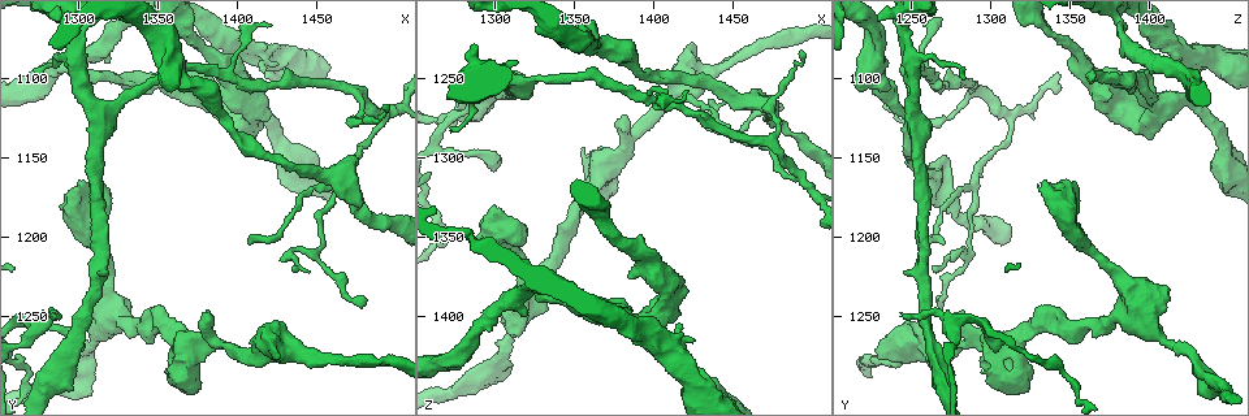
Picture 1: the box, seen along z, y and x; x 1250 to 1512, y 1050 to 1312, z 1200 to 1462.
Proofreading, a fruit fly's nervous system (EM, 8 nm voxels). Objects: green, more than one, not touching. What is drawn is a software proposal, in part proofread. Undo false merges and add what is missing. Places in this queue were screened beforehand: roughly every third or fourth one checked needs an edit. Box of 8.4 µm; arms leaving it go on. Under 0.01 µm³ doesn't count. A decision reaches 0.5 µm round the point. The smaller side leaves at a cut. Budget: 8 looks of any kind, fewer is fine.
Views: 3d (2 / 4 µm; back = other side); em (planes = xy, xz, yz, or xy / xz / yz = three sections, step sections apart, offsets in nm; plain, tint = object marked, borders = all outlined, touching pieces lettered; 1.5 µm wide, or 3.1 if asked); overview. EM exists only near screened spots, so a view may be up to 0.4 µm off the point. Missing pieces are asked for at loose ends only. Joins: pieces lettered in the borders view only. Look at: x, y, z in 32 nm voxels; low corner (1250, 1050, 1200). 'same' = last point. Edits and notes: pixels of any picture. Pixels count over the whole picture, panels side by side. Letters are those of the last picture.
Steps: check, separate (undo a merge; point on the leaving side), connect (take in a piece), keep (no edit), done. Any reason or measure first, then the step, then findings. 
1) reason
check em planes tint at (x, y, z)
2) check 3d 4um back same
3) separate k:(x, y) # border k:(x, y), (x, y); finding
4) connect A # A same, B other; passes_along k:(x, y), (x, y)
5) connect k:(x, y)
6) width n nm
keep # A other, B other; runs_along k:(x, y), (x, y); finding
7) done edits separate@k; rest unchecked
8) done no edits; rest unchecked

calibre changes
check em planes borders at (1310, 1264, 1410)

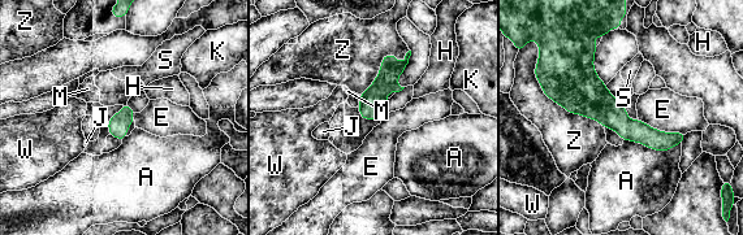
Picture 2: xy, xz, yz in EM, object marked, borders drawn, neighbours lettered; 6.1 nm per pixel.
keep # A other, E other, H other, J other, K other, M other, S other, W other, Z other; border 2:(638, 120), (662, 131), (685, 134); all the same neuron

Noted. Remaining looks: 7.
branch stops here
check 3d 4um at (1304, 1164, 1334)

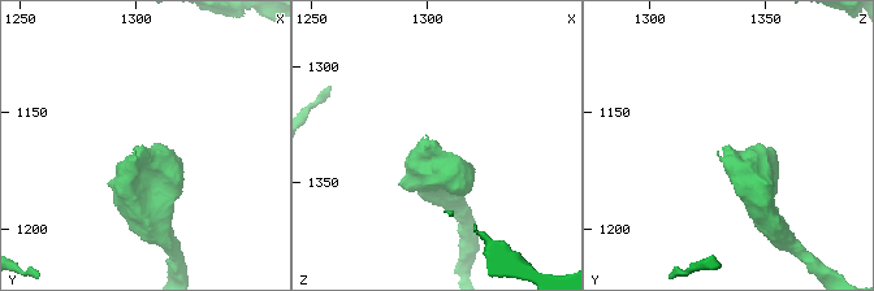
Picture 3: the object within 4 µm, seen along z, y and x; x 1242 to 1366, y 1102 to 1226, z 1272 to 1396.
check em yz step 8 borders at (1302, 1164, 1333)

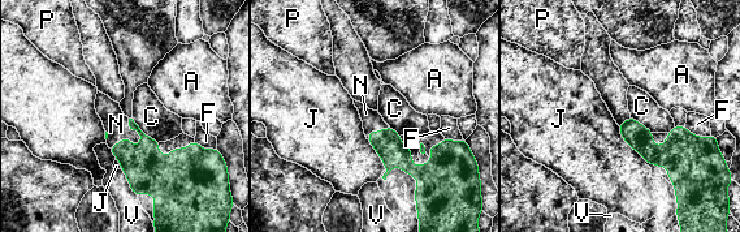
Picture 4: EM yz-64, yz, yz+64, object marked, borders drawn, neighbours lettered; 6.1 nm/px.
connect N # A other, C other, F other, J other, N same, P other, V other; the neuron continues

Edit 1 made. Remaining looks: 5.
check em xy step 4 borders at (1480, 1244, 1266)

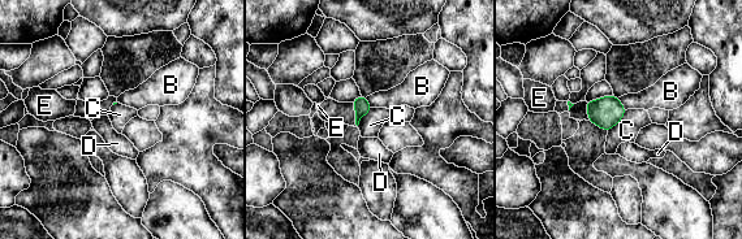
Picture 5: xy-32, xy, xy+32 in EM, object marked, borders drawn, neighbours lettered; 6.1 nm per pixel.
check em planes borders same

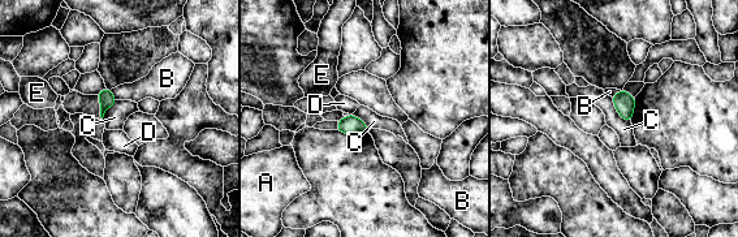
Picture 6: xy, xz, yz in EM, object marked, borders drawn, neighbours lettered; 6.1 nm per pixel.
longest_contact C 200 nm
keep # A other, B other, C other, D other, E other; border 6:(609, 97), (616, 111), (630, 121); none of them fits

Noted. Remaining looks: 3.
done edits connect@4; rest unchecked

